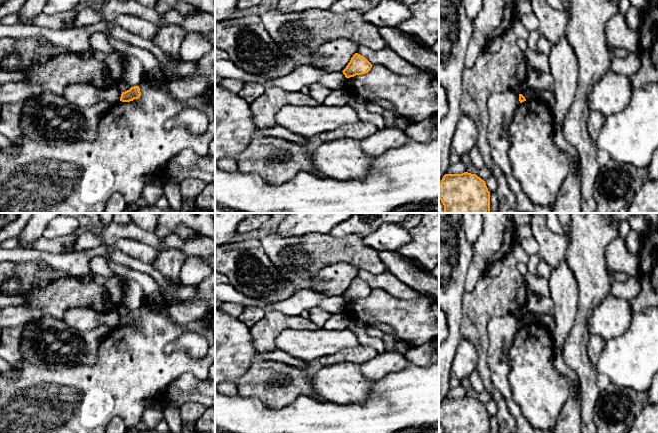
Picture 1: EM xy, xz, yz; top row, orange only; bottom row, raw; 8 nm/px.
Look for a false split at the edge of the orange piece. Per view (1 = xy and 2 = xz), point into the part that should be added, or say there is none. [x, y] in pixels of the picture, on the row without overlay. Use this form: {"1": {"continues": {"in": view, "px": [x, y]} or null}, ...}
{"1": {"continues": null}, "2": {"continues": null}}

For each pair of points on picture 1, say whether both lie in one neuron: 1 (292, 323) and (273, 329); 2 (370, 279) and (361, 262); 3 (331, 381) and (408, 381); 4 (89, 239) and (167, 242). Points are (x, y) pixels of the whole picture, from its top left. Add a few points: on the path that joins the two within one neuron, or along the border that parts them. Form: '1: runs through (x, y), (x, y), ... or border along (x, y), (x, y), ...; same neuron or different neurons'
1: runs through (287, 323), (278, 324); same neuron
2: border along (358, 270), (367, 270), (375, 274), (384, 271); different neurons
3: border along (373, 381), (371, 394), (363, 403); different neurons
4: runs through (108, 235), (112, 233), (137, 233), (148, 237); same neuron

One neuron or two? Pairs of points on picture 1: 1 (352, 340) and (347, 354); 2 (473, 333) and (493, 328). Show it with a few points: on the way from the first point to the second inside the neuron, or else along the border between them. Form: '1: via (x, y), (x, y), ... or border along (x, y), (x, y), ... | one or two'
1: border along (359, 344), (353, 347), (344, 347), (328, 356) | two
2: border along (505, 315), (494, 316), (488, 323), (487, 354) | two

